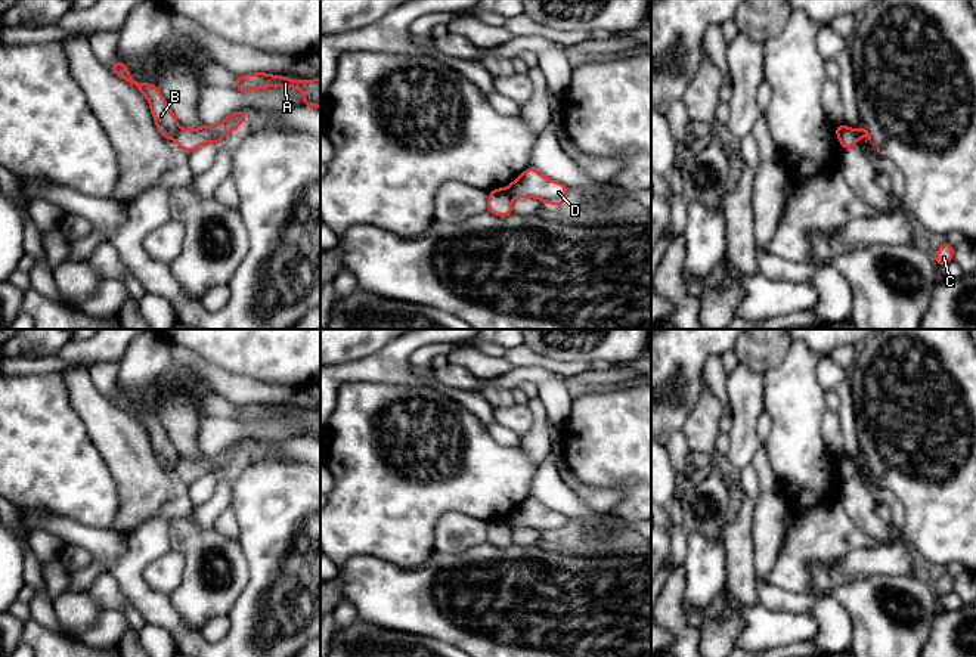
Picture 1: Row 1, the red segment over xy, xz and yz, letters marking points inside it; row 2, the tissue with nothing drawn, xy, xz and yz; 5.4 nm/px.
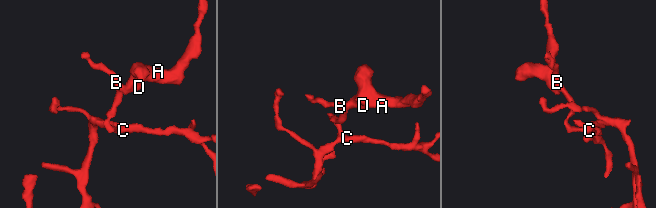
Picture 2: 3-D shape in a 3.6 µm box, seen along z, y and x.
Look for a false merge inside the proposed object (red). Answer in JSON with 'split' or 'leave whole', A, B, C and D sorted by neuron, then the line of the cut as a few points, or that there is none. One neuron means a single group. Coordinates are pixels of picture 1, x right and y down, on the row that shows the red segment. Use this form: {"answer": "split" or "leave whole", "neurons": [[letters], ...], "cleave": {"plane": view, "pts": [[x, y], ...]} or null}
{"answer": "split", "neurons": [["A", "D"], ["B", "C"]], "cleave": {"plane": "xy", "pts": [[180, 127], [173, 139]]}}

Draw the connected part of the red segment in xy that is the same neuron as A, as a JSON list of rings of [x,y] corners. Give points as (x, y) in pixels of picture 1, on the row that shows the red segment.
[[[267,72],[242,74],[238,75],[233,89],[236,92],[252,92],[270,87],[298,89],[304,94],[301,106],[320,109],[320,77],[313,80],[292,80],[285,75],[275,75]]]

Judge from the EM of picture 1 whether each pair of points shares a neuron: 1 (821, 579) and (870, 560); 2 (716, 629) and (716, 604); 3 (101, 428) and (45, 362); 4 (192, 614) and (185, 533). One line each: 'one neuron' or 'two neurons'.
1: one neuron
2: two neurons
3: two neurons
4: one neuron

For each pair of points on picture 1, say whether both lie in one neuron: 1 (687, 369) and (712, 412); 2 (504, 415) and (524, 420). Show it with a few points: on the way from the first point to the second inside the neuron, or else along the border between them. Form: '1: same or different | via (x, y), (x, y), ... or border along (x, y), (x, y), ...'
1: different | border along (708, 387), (682, 424)
2: same | via (508, 418), (520, 420)

